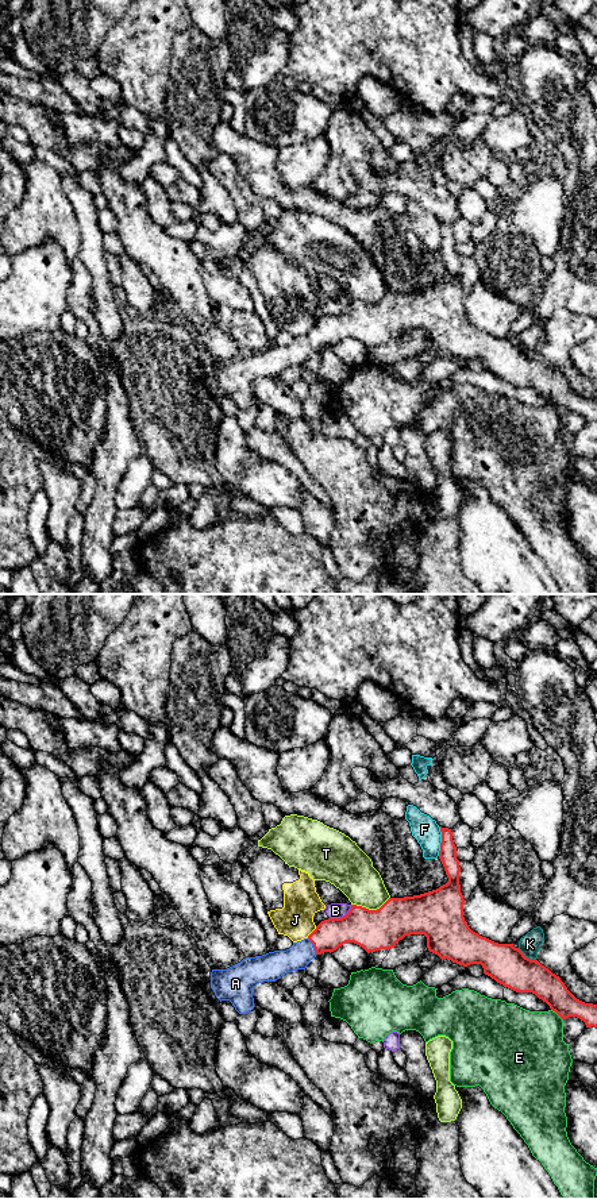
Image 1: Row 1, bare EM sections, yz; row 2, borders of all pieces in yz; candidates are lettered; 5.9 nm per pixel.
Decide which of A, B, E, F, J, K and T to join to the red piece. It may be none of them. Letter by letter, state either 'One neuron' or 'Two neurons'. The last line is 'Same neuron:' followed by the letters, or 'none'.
A: One neuron
B: Two neurons
E: Two neurons
F: Two neurons
J: Two neurons
K: Two neurons
T: Two neurons
Same neuron: A

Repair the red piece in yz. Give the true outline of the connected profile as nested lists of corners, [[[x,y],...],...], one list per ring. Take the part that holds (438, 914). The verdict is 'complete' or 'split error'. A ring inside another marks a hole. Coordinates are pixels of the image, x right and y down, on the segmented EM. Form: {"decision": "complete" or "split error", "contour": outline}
{"decision": "split error", "contour": [[[439,828],[442,832],[439,859],[448,878],[446,884],[420,895],[389,898],[377,910],[351,905],[350,911],[344,917],[321,921],[307,938],[293,942],[286,951],[274,951],[262,956],[246,957],[227,969],[212,969],[211,988],[216,998],[220,1002],[230,1001],[239,1014],[247,1014],[254,1009],[253,990],[258,983],[276,982],[288,972],[305,969],[308,963],[317,955],[324,952],[331,953],[346,942],[354,942],[367,953],[392,949],[405,936],[424,934],[427,937],[428,951],[438,955],[442,960],[447,959],[463,967],[481,964],[485,975],[516,992],[535,994],[562,1019],[577,1017],[585,1022],[586,1028],[597,1028],[597,1005],[577,999],[559,976],[538,960],[525,957],[513,944],[494,942],[469,928],[463,917],[465,899],[459,884],[461,867],[457,859],[452,832],[448,828]]]}

